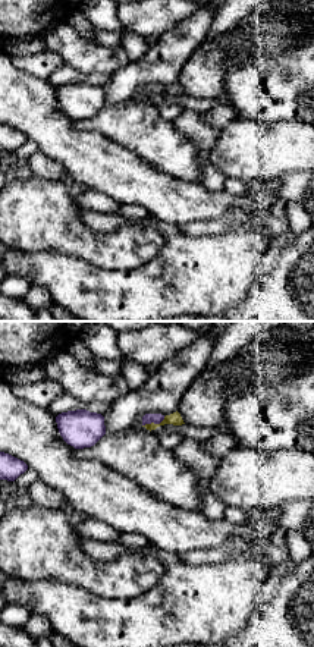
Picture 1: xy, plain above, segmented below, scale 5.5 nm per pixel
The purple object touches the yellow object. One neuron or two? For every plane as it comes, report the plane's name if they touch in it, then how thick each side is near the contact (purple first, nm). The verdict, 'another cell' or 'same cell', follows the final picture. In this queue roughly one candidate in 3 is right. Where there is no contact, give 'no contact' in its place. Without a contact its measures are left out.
contact in xy; calibres 60 and 70 nm

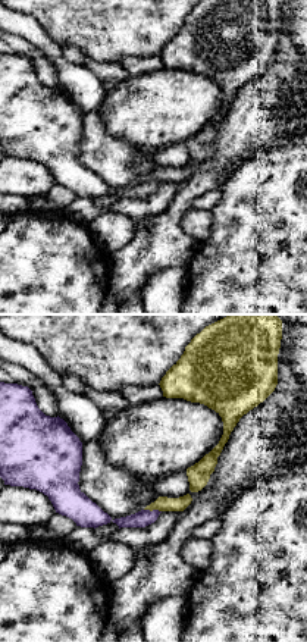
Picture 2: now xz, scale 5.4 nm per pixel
contact in xz; calibres 90 and 80 nm

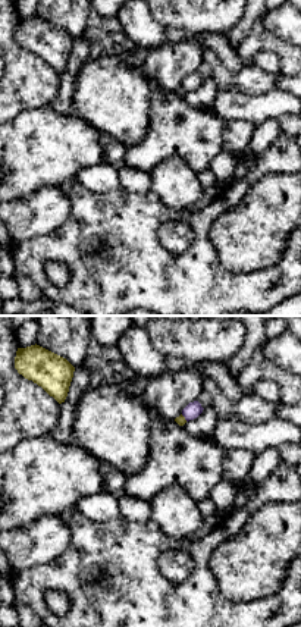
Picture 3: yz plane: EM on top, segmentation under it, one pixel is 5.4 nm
contact in yz; calibres 90 and 50 nm

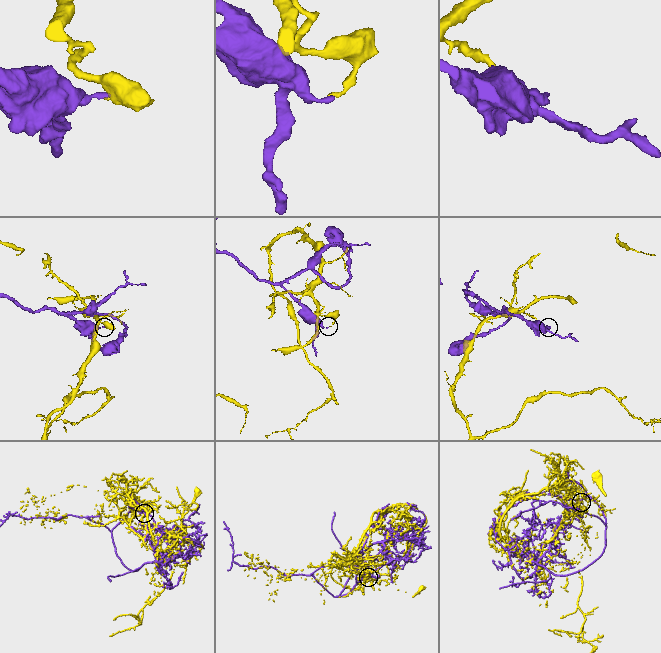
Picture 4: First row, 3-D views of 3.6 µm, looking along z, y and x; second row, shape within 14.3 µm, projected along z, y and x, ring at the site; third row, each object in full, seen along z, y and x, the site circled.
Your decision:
another cell

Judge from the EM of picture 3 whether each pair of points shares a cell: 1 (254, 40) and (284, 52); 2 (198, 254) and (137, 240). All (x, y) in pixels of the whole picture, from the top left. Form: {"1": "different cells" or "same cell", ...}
{"1": "same cell", "2": "same cell"}

